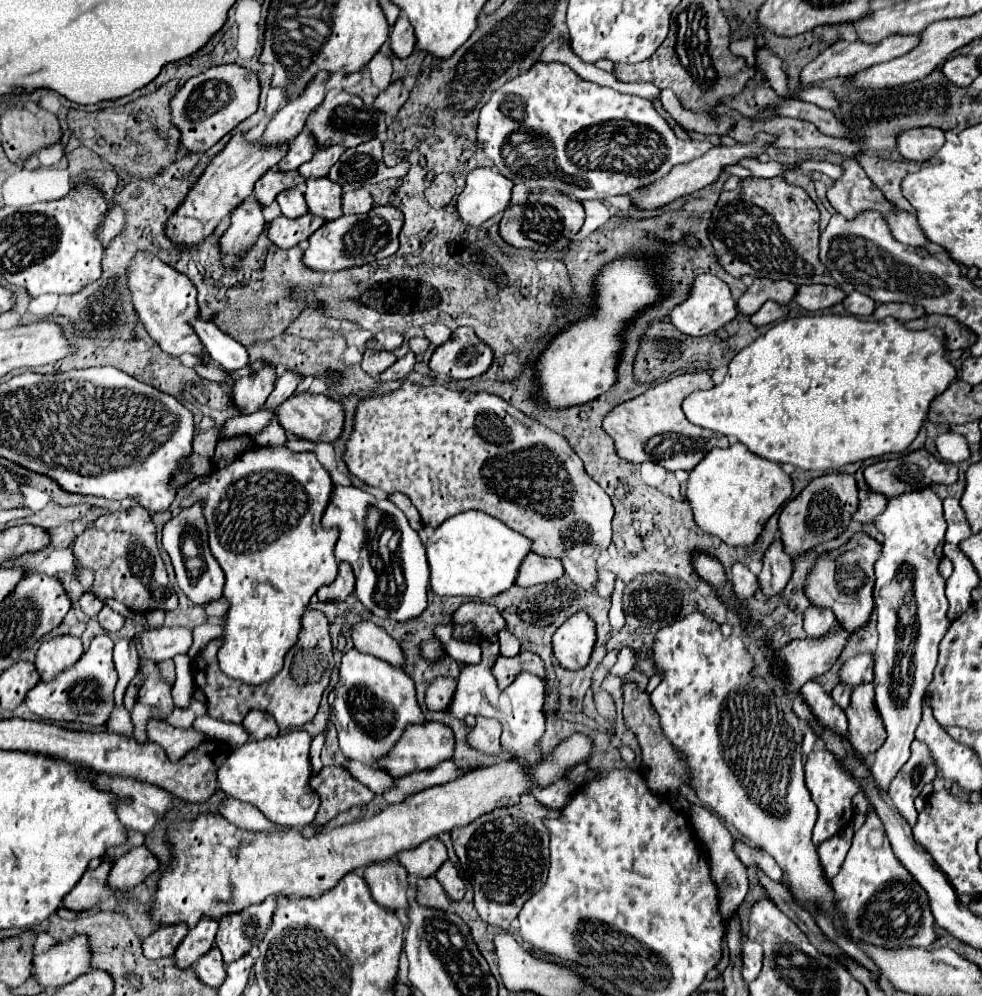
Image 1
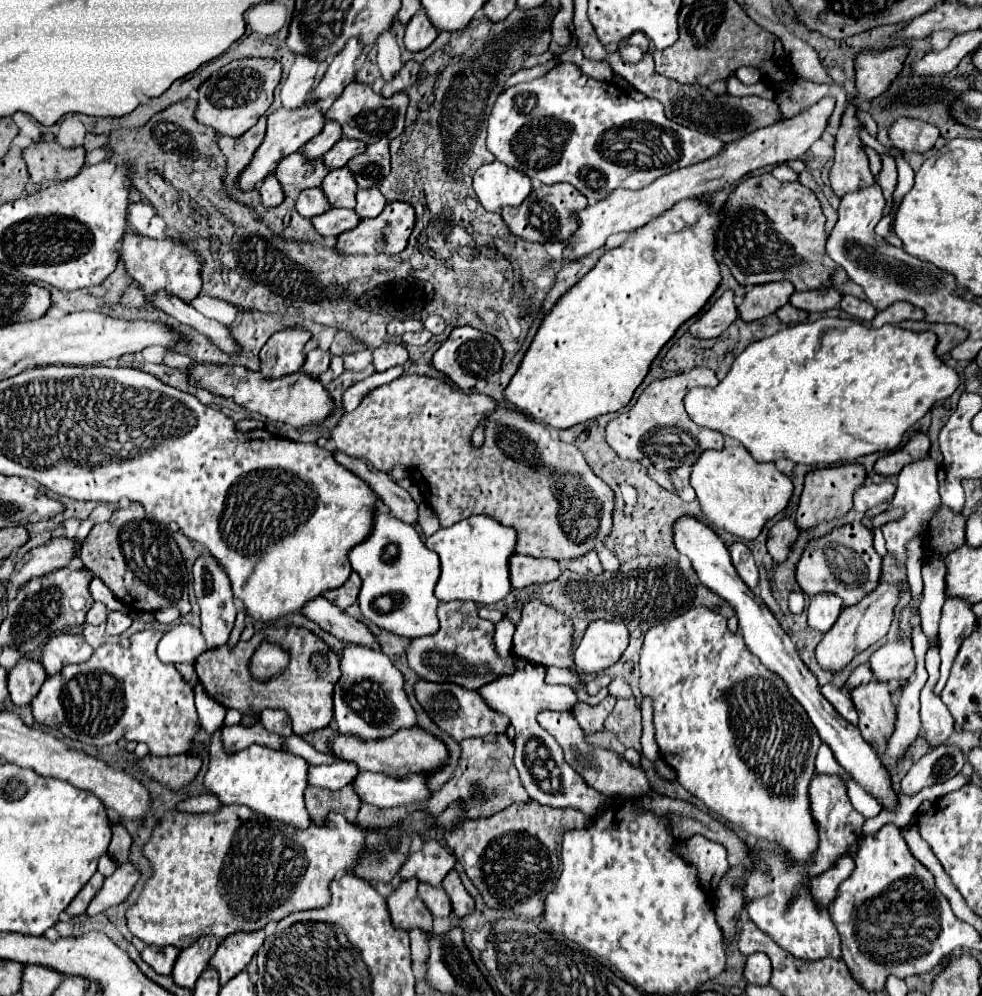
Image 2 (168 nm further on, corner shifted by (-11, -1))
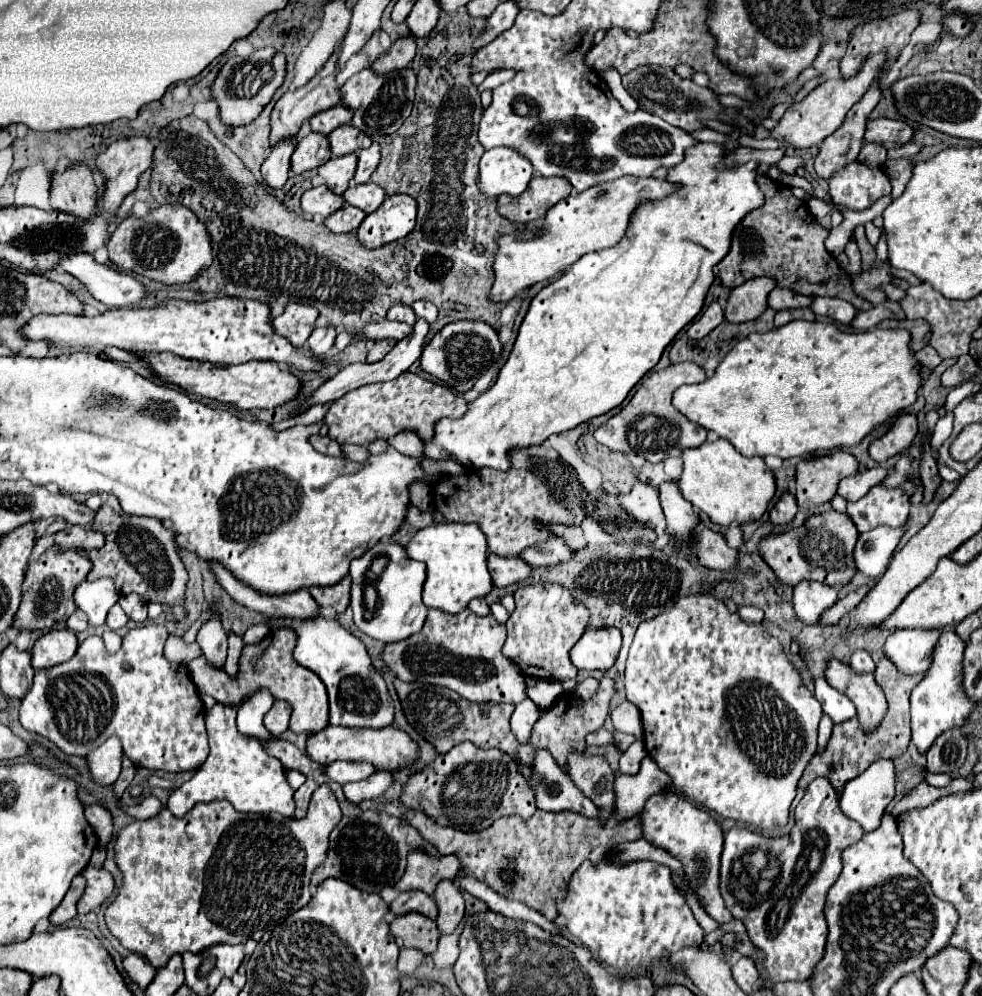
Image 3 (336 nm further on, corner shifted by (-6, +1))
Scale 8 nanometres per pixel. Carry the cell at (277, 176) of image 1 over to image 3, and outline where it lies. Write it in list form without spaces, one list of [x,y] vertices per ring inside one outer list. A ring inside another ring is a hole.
[[[307,135],[297,143],[293,153],[293,171],[305,171],[321,167],[331,159],[331,145],[325,135]]]

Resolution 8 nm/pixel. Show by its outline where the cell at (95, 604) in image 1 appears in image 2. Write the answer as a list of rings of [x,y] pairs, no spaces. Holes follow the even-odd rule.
[[[96,601],[96,603],[92,605],[92,609],[88,611],[88,615],[86,615],[86,623],[90,623],[90,625],[100,625],[100,623],[106,621],[106,617],[108,617],[108,607],[106,607],[104,603]]]

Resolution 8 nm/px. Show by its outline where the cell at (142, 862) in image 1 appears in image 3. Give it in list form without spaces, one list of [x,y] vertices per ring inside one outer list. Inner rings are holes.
[[[89,865],[87,869],[83,869],[83,875],[87,879],[87,887],[85,887],[83,897],[77,903],[77,911],[81,915],[99,907],[113,893],[113,877],[109,871]]]

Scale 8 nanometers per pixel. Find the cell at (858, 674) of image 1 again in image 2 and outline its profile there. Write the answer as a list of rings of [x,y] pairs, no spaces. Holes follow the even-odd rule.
[[[892,641],[876,649],[870,657],[870,669],[878,681],[894,683],[912,677],[916,659],[912,645],[906,641]]]

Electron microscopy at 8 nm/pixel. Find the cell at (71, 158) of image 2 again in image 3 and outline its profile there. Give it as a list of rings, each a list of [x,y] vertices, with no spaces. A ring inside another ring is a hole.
[[[77,165],[53,177],[51,207],[79,219],[93,219],[97,215],[97,187],[89,167]]]

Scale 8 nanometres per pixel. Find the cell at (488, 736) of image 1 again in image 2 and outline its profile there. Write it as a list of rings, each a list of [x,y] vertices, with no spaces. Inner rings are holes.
[[[506,733],[498,735],[486,735],[486,737],[472,737],[464,739],[462,743],[462,757],[458,763],[458,769],[452,777],[450,783],[446,783],[438,793],[432,793],[430,801],[426,803],[426,809],[430,813],[440,813],[446,809],[456,799],[464,799],[468,805],[468,817],[478,819],[478,817],[488,817],[504,807],[512,805],[514,801],[524,803],[528,801],[528,793],[524,793],[524,787],[518,779],[518,769],[514,767],[514,743]],[[496,791],[496,795],[494,795]]]

